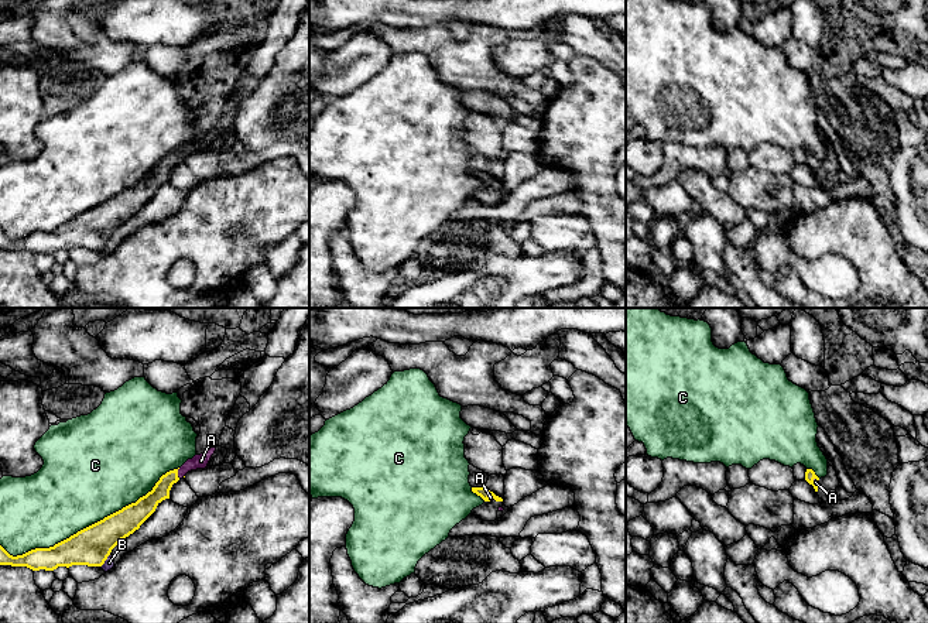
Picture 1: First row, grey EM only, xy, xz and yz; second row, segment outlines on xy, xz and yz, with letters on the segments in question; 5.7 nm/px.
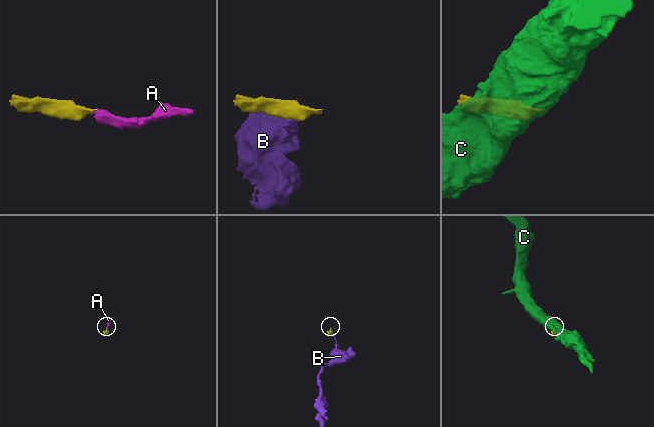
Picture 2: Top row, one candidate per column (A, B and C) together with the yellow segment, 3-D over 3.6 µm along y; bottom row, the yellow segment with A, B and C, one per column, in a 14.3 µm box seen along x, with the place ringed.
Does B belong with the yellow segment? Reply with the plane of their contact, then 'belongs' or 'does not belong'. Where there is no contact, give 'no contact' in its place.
xy | does not belong

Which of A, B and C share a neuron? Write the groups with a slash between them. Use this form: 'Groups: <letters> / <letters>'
Groups: A / B / C

